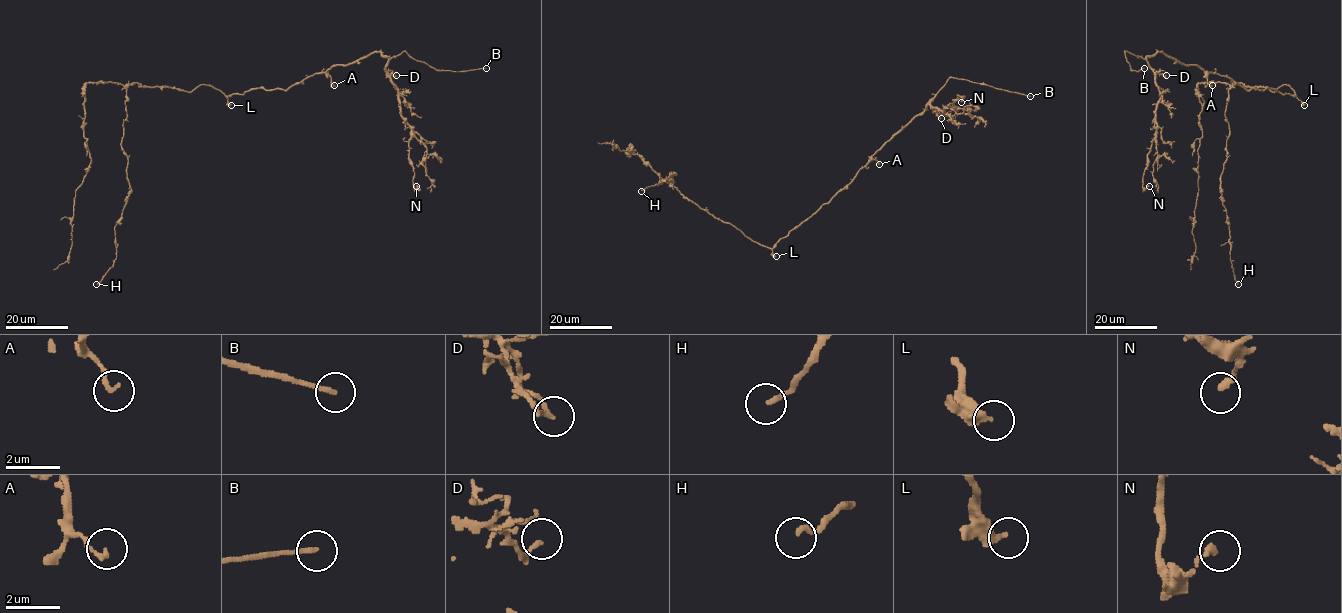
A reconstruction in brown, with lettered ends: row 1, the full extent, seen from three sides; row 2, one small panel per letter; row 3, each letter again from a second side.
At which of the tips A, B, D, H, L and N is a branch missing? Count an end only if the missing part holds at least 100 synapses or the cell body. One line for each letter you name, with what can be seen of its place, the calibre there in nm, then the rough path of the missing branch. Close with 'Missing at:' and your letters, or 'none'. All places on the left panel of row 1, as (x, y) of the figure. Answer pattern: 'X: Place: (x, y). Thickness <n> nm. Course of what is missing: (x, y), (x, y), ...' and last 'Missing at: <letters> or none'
B: Place: (486, 68). Thickness 170 nm. Course of what is missing: (486, 68), (527, 59), (535, 64)
L: Place: (231, 105). Thickness 400 nm. Course of what is missing: (231, 105), (240, 130), (239, 212), (231, 251), (221, 261), (226, 314), (215, 324), (221, 331)
Missing at: B, L

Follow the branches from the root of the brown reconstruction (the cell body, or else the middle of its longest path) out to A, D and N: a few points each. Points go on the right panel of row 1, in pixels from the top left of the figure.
A: (1295, 95), (1271, 88), (1247, 90), (1229, 77), (1209, 73), (1207, 82), (1212, 85)
D: (1295, 95), (1271, 88), (1247, 90), (1229, 77), (1184, 65), (1163, 52), (1146, 58), (1157, 73), (1166, 75)
N: (1295, 95), (1247, 90), (1163, 52), (1148, 56), (1159, 90), (1156, 137), (1142, 180), (1144, 188), (1149, 186)

